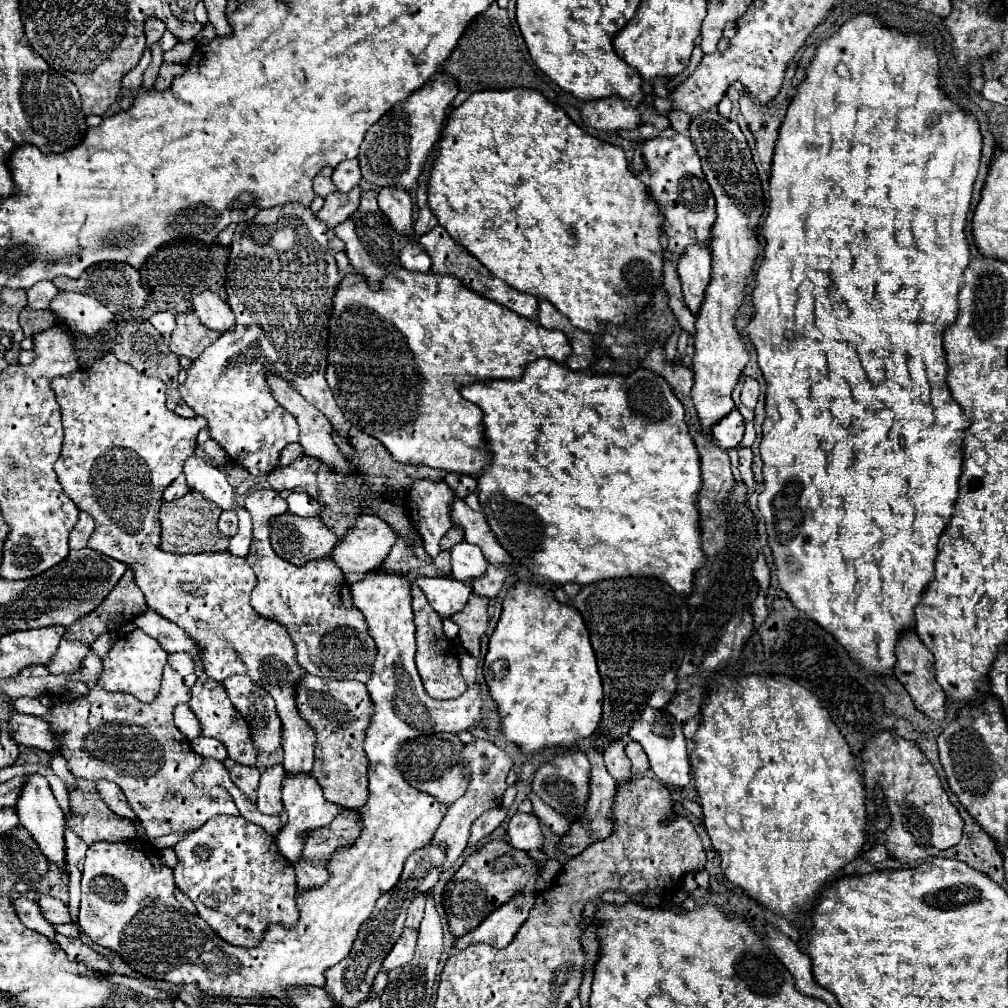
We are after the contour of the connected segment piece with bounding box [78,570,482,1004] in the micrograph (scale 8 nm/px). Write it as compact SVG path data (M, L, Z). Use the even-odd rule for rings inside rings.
M370 570L364 574L360 582L354 582L350 586L350 594L354 600L354 606L366 616L368 632L376 642L378 656L372 666L372 678L366 684L370 698L374 702L374 714L372 722L366 730L366 742L364 750L370 760L368 778L370 778L370 796L364 808L360 808L360 816L364 820L362 836L354 842L350 850L336 852L328 864L330 880L316 890L308 890L304 894L296 894L300 920L296 928L288 930L282 926L270 926L266 930L266 936L260 946L256 948L240 948L224 942L218 934L212 932L212 928L200 920L198 916L188 916L188 912L178 904L174 898L174 876L172 870L166 868L160 858L158 850L152 844L142 842L96 842L94 846L88 846L86 858L84 858L84 870L82 870L82 900L80 900L80 914L78 922L82 930L100 946L110 948L118 952L136 972L168 980L168 982L198 982L202 992L212 996L240 996L240 998L278 998L284 1004L286 1000L286 986L324 986L324 972L344 960L352 944L358 936L358 928L362 922L368 920L368 916L374 910L376 900L390 892L396 882L400 880L404 862L408 856L422 846L430 842L434 832L438 830L444 814L440 810L440 804L436 798L432 798L426 792L416 790L410 786L402 774L396 768L396 754L400 742L408 738L416 738L422 734L436 734L436 732L460 732L470 730L480 720L480 688L478 688L476 669L478 659L467 653L458 653L459 666L468 688L460 698L454 700L434 700L430 698L420 682L414 654L416 654L416 624L414 624L414 612L412 612L412 588L404 574L388 574L380 570Z

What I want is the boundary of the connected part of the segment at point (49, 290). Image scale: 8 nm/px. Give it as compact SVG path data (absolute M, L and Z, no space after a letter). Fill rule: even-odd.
M38 282L38 284L34 284L28 292L26 292L26 296L28 296L28 306L32 306L32 308L48 308L50 306L50 302L54 300L54 296L58 294L60 290L52 284L52 282Z

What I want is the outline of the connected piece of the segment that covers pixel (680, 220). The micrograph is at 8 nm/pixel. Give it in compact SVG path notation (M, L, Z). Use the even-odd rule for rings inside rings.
M674 128L662 130L656 138L644 140L640 144L630 168L660 204L660 210L664 214L664 234L668 238L668 250L672 254L680 256L684 248L694 242L708 244L710 228L716 220L714 196L700 170L700 156L696 154L696 148L688 136L676 132Z

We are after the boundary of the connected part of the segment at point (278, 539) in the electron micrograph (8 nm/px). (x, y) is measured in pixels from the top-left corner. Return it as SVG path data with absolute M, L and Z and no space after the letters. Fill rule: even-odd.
M284 512L270 526L270 542L278 556L290 564L304 566L308 560L328 556L338 536L318 516L302 518Z

